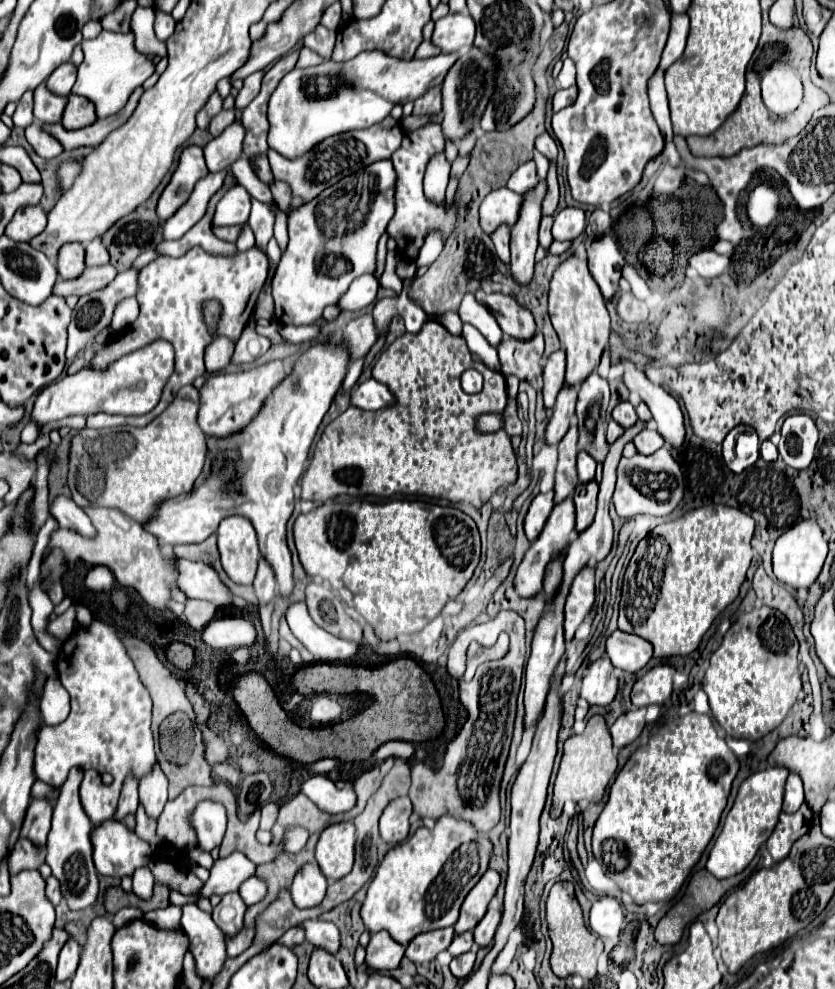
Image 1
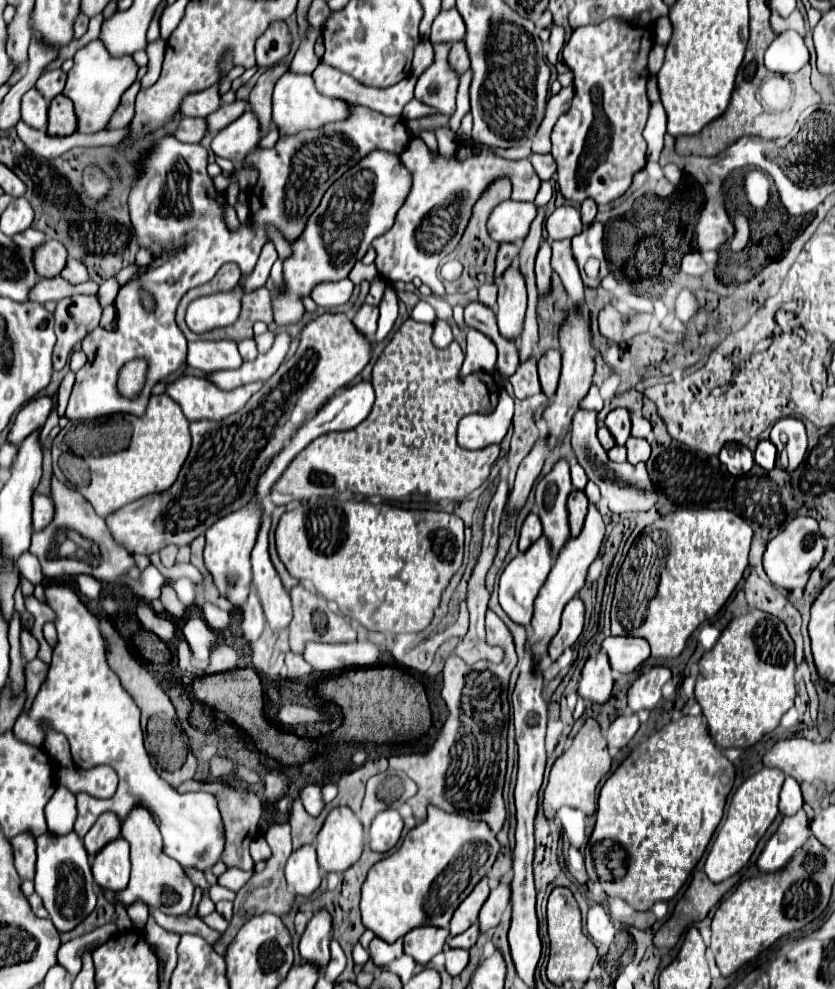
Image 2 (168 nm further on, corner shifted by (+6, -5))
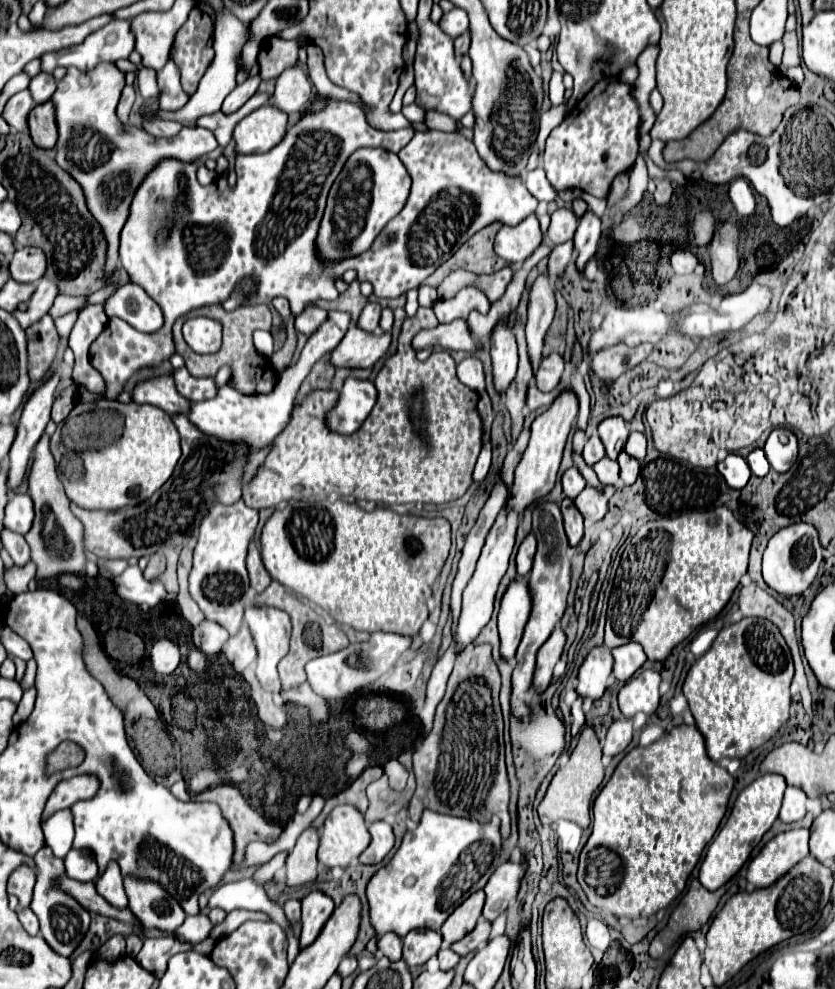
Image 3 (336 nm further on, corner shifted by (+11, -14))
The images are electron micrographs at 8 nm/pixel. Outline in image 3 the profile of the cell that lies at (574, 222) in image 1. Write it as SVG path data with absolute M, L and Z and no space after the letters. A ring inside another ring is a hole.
M560 208L552 212L552 222L548 226L548 238L552 244L562 244L572 240L578 226L578 218L568 208Z

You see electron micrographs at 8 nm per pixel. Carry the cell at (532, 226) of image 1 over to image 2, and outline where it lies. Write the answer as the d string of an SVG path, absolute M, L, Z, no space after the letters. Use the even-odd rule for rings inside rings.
M511 265L503 273L497 287L499 287L499 299L495 315L497 315L499 333L509 341L519 341L527 307L527 291L519 267Z

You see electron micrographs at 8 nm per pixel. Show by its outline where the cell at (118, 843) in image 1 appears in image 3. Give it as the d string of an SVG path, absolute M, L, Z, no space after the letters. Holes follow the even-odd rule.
M110 862L106 866L106 870L94 880L96 890L102 898L106 898L112 906L116 908L126 908L126 894L124 894L124 886L122 886L122 872L120 866L116 862Z

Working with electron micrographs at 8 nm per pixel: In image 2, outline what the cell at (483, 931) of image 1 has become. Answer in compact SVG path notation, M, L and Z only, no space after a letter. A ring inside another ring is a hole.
M499 883L495 889L491 889L489 899L483 903L483 909L479 913L479 927L481 933L499 925L503 911L507 909L511 899L511 887L507 883Z

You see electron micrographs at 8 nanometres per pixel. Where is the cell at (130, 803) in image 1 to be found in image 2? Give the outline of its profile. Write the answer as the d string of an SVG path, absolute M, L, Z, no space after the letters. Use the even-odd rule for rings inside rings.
M103 813L97 823L89 829L89 833L83 837L85 851L93 857L101 845L107 845L109 841L117 839L121 835L121 825L113 813Z

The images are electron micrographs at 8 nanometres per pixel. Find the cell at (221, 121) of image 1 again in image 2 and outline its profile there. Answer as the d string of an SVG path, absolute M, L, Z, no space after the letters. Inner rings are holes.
M183 117L177 125L177 131L173 133L175 139L183 141L183 143L199 143L203 139L207 131L207 125L205 125L205 119L193 119L193 117Z

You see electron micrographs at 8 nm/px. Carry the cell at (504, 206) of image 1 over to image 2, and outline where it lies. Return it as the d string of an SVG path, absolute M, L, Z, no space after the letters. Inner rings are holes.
M503 201L499 203L489 221L487 229L493 241L497 243L515 243L523 241L529 233L533 219L537 217L535 203L517 203L517 201Z

